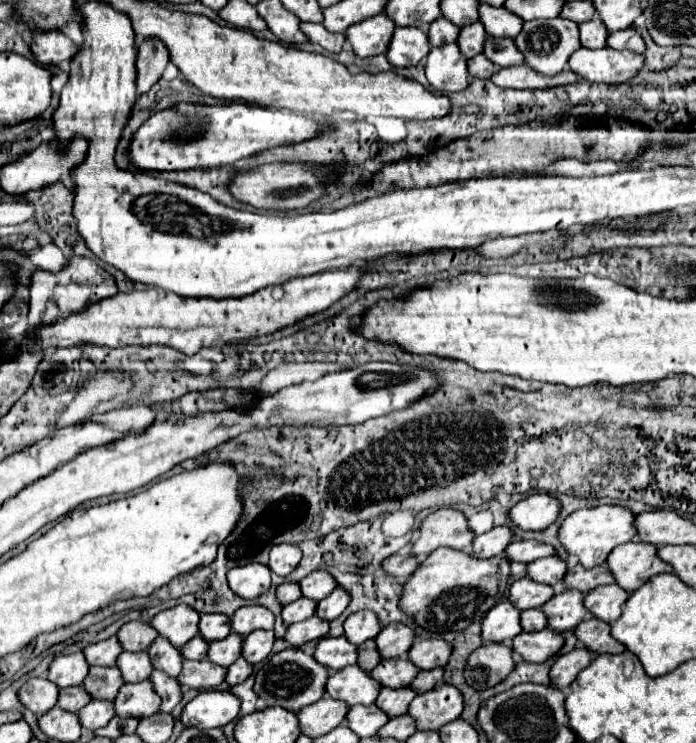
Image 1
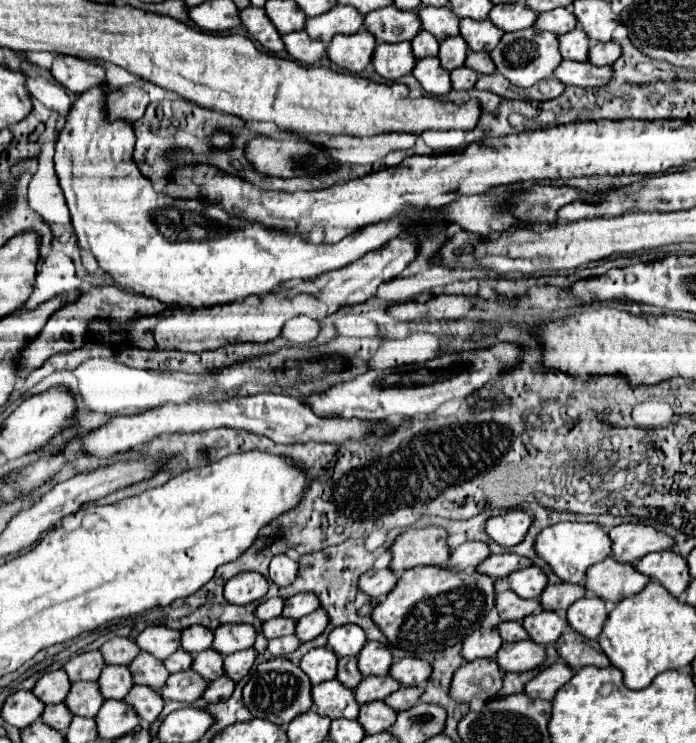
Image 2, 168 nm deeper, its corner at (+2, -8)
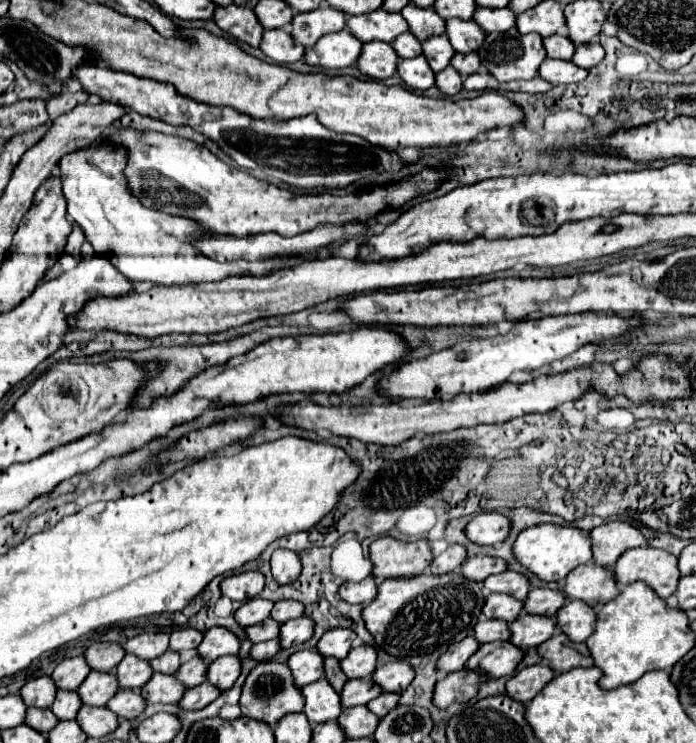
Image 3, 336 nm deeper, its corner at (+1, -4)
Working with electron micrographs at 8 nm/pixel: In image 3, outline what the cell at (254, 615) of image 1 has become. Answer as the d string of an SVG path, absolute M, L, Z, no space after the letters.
M215 626L205 632L205 640L199 644L197 654L203 660L213 662L225 654L237 654L239 648L241 648L241 640L231 630L223 626Z

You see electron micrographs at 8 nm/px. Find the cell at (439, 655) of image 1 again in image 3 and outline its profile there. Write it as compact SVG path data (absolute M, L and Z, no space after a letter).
M393 660L379 666L373 672L373 682L377 682L385 692L403 692L415 678L415 668L403 660Z

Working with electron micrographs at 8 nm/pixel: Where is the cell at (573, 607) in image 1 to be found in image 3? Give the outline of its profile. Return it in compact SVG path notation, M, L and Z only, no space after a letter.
M523 612L515 622L509 624L511 628L511 640L513 644L521 648L531 648L543 644L549 636L555 634L555 618L551 616L531 616L529 612Z

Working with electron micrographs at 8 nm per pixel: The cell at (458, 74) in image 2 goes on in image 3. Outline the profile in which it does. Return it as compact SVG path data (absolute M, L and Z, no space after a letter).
M447 66L445 70L441 70L441 72L435 76L435 80L437 80L437 86L439 86L445 94L449 94L449 96L459 94L459 92L463 90L463 76L461 76L455 68L451 68L451 66Z

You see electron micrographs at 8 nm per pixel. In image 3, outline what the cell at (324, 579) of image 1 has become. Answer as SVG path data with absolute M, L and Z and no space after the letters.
M281 600L281 602L275 602L275 606L271 610L271 618L283 624L287 620L303 616L303 612L305 612L305 606L297 604L297 600Z

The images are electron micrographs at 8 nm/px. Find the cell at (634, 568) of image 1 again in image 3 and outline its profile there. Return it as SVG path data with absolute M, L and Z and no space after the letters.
M587 562L569 572L563 592L567 598L577 598L597 608L619 596L619 590L611 590L611 584L615 584L611 568L601 568L593 562Z

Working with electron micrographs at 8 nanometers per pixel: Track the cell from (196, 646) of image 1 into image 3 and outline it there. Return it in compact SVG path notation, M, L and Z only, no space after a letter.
M167 650L167 652L161 654L159 658L151 660L151 668L153 668L155 672L163 672L163 674L175 674L179 666L181 666L179 652L173 652L173 650Z

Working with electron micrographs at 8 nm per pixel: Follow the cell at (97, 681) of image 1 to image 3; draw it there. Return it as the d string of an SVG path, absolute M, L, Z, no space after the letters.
M59 690L59 692L57 692L57 698L55 698L53 706L51 706L51 710L55 712L55 716L57 716L59 720L73 720L73 718L77 718L77 712L79 712L81 706L83 706L83 704L81 704L77 692Z

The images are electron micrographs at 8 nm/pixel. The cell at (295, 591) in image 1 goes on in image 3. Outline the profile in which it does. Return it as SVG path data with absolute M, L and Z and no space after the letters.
M251 598L251 600L247 600L247 602L235 612L235 618L237 618L237 622L239 622L241 626L259 624L259 622L263 622L265 618L269 618L273 604L275 604L273 600Z

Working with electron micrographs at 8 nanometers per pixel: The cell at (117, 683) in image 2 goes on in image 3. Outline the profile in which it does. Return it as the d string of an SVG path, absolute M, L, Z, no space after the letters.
M91 670L85 682L77 688L83 704L89 706L105 706L107 700L111 700L117 690L119 690L117 676L113 672L97 672L97 670Z

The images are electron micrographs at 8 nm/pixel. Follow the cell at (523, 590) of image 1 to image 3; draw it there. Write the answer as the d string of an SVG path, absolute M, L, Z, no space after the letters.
M499 592L489 594L483 606L483 614L487 618L501 618L507 622L513 622L521 614L521 610L523 610L521 600L513 600L513 596L505 596Z

